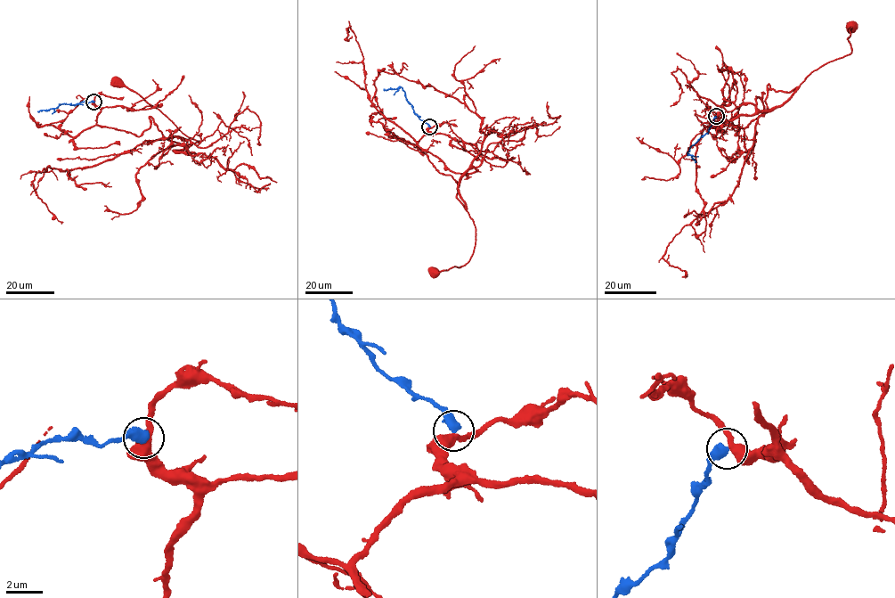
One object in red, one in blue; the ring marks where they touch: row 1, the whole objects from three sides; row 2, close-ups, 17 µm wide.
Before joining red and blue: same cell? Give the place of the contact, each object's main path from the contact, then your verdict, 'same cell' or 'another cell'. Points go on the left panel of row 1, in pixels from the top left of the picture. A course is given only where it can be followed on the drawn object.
at (93, 102); red runs (93, 102), (98, 126), (140, 135), (150, 116), (170, 140), (199, 143), (116, 82); blue runs (93, 102), (61, 103), (55, 108), (37, 111); another cell

